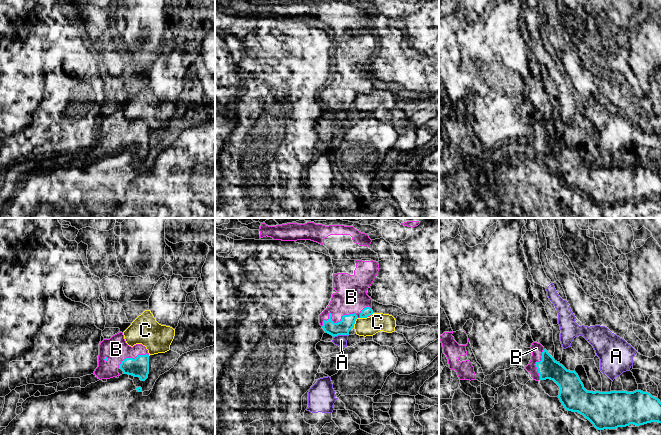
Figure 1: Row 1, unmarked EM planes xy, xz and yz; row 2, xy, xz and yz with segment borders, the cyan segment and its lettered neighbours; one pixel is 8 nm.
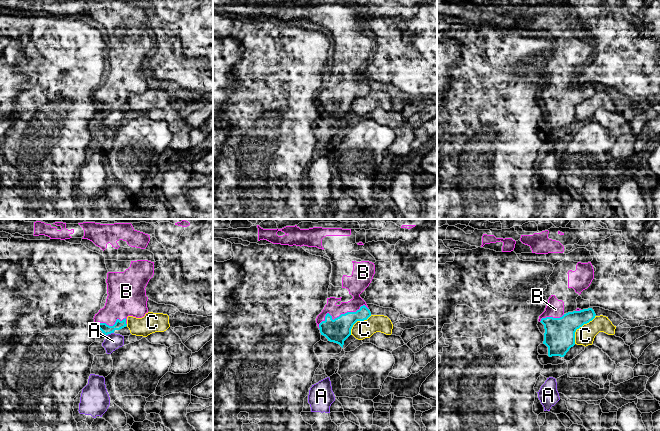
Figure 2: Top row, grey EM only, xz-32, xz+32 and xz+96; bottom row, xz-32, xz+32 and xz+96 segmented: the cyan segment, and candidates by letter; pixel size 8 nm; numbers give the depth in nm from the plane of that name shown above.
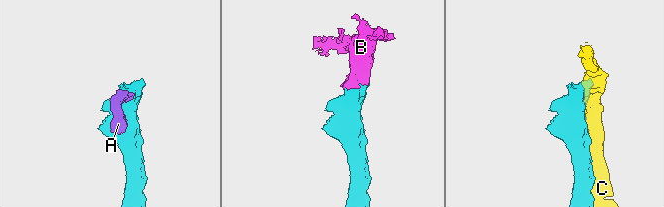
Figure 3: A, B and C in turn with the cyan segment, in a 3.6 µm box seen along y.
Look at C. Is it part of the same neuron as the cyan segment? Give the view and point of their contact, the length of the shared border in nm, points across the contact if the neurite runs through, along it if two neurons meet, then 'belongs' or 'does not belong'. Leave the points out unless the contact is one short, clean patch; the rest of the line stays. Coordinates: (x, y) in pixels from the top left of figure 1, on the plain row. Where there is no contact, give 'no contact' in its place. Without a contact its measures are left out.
xz (354, 98) | 90 nm | does not belong

